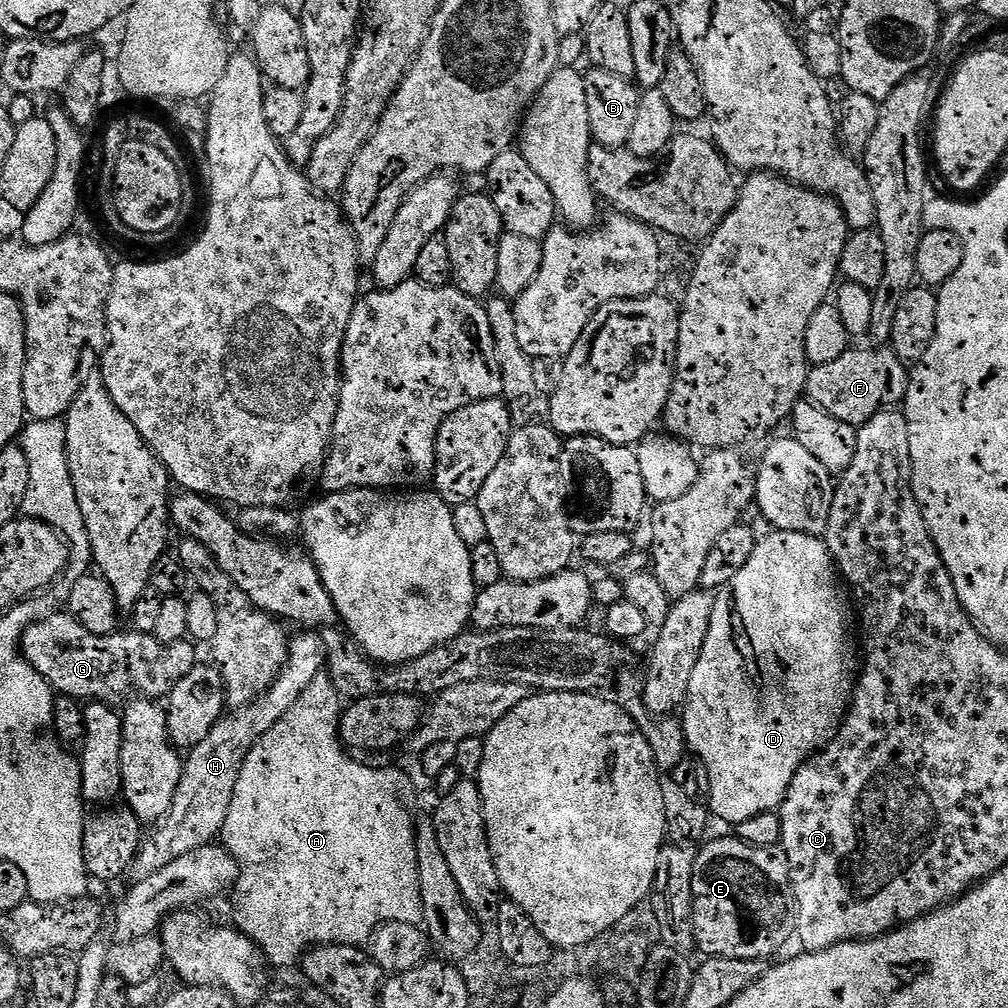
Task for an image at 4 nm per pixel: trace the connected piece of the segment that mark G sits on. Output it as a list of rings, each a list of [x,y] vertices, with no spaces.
[[[67,611],[54,612],[28,625],[20,638],[20,651],[61,697],[73,696],[83,702],[120,706],[137,694],[144,698],[167,697],[184,677],[187,639],[164,644],[151,631],[123,630],[99,636],[86,630],[86,626]]]

